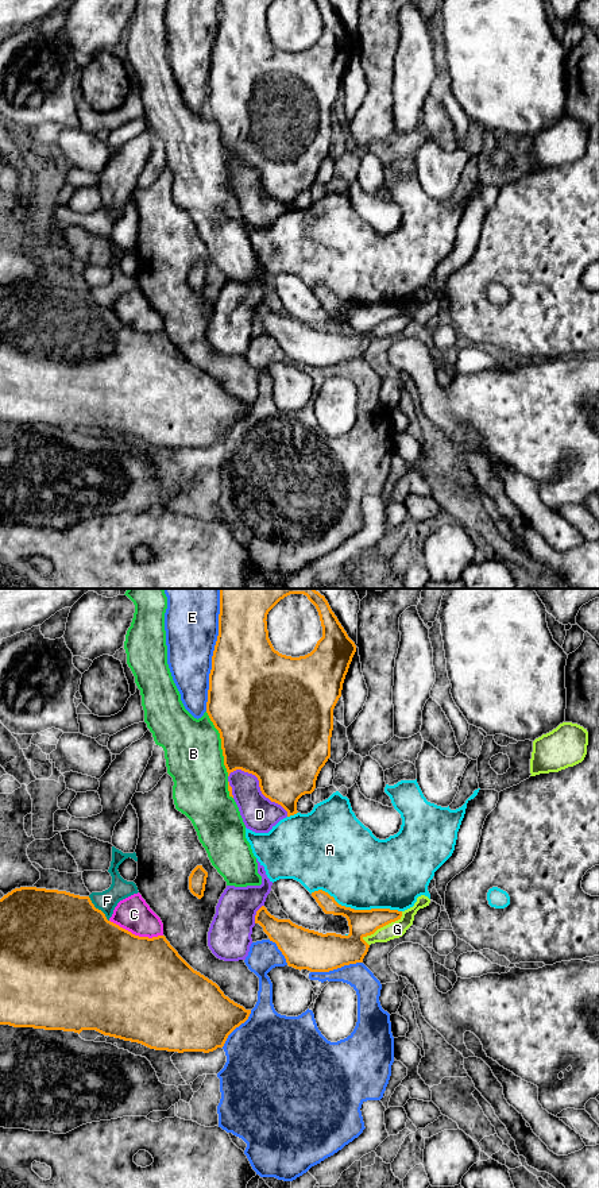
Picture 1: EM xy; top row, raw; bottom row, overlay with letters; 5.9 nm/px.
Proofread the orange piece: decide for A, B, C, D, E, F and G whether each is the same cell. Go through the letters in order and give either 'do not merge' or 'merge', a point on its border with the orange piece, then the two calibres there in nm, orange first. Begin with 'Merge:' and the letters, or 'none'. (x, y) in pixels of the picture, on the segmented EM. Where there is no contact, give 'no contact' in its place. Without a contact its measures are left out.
Merge: G
A: do not merge | xy (378, 909) | 160/440 nm
B: do not merge | xy (221, 744) | 500/340 nm
C: do not merge | xy (136, 936) | 500/200 nm
D: do not merge | xy (259, 786) | 460/220 nm
E: do not merge | xy (215, 650) | 440/320 nm
F: do not merge | xy (97, 909) | 500/120 nm
G: merge | xy (383, 925) | 180/100 nm

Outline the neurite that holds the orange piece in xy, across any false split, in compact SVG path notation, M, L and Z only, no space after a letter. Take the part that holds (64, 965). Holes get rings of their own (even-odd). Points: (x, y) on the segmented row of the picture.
M20 887L0 899L0 1025L63 1030L78 1034L82 1030L96 1030L104 1035L138 1042L155 1050L209 1053L217 1048L223 1048L228 1035L244 1023L250 1014L251 1010L246 1010L243 1006L231 1000L216 983L194 971L170 945L165 936L148 938L132 934L108 921L105 914L94 907L89 896L80 896L58 890Z

